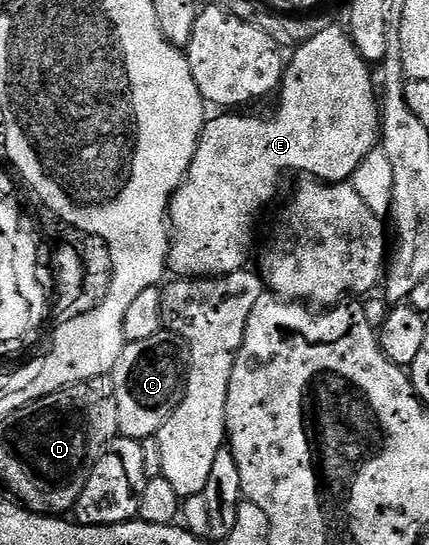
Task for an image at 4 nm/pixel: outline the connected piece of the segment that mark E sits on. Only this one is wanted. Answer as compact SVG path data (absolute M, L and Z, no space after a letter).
M328 26L325 30L317 32L313 38L308 38L300 47L297 45L291 51L284 67L284 78L280 81L278 97L280 103L276 106L276 111L269 118L255 118L248 112L220 112L217 118L209 117L204 123L200 133L200 143L196 146L194 160L188 169L188 175L180 183L172 194L172 200L168 203L168 220L170 223L170 245L168 247L168 265L167 269L172 270L173 275L180 278L220 278L223 274L233 274L239 270L245 269L249 265L248 253L252 250L252 233L256 230L256 217L271 204L276 198L276 193L280 190L280 177L287 170L297 170L298 173L304 174L309 179L318 182L348 182L352 174L366 160L369 152L377 149L378 139L380 137L380 115L382 113L381 103L378 101L378 90L372 87L372 74L369 63L364 61L362 56L356 50L351 38L348 36L347 29L336 26Z

